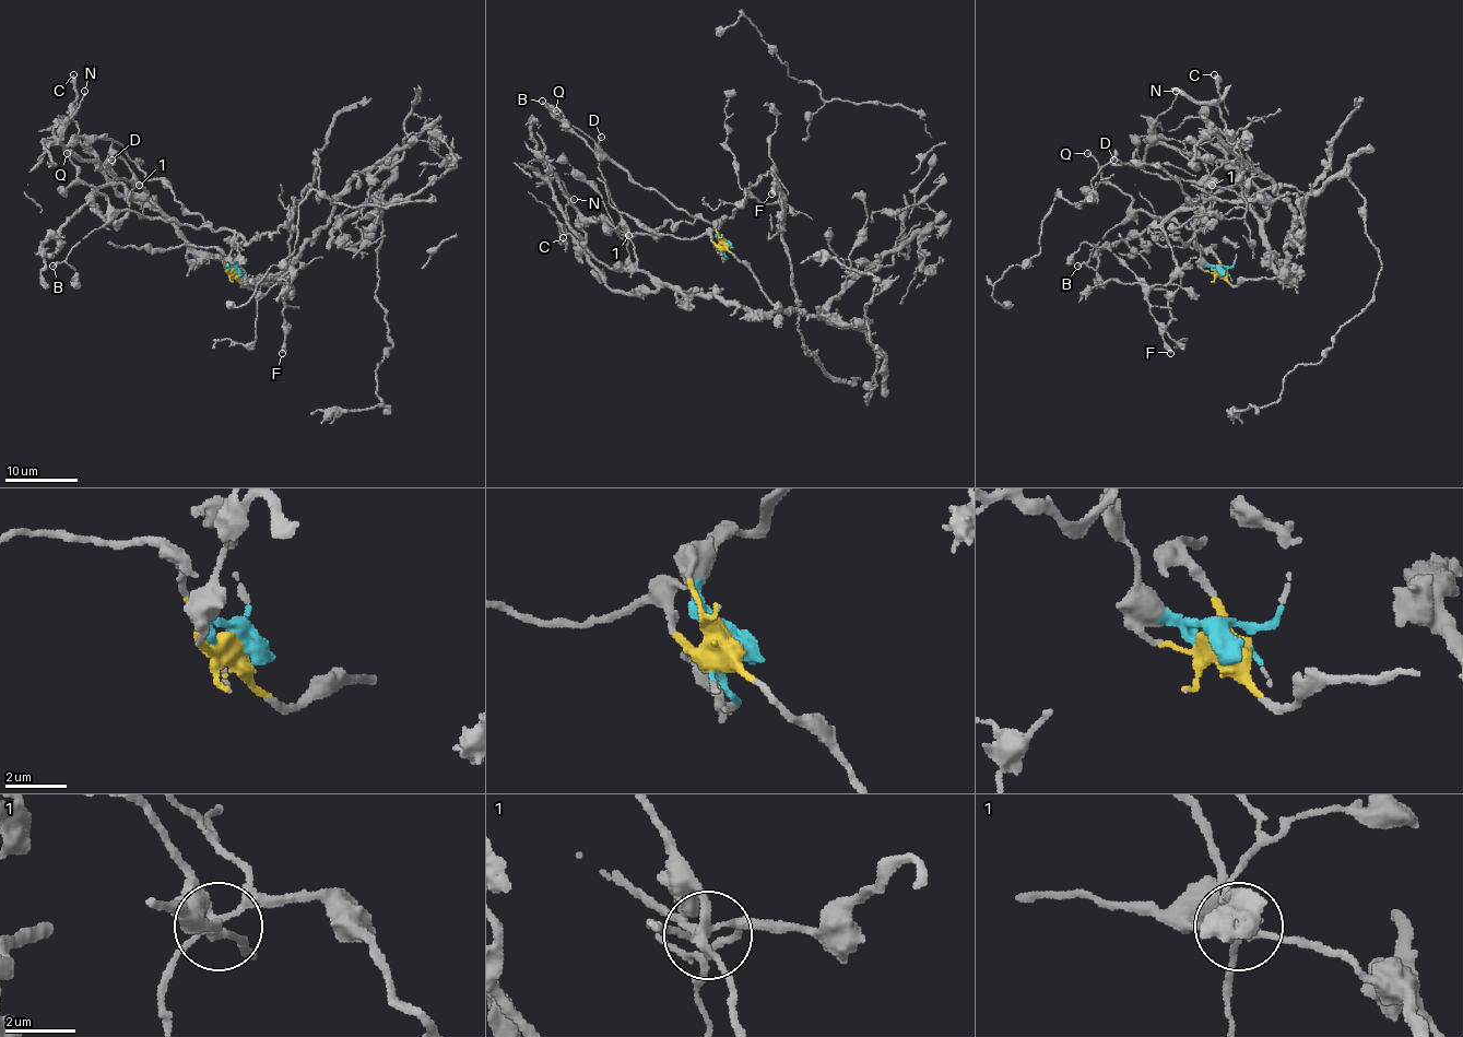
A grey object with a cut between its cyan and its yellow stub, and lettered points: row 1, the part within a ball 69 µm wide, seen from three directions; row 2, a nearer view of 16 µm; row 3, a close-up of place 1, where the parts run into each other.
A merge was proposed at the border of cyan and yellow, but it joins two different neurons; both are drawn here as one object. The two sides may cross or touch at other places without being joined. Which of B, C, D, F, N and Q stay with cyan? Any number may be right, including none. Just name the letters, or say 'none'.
B, F, Q

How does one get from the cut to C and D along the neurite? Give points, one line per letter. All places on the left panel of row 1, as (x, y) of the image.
C: (235, 270), (244, 284), (286, 273), (238, 278), (157, 210), (122, 198), (81, 143), (74, 74)
D: (235, 270), (244, 284), (286, 273), (238, 278), (221, 259), (204, 257), (144, 188), (108, 171), (113, 160)

